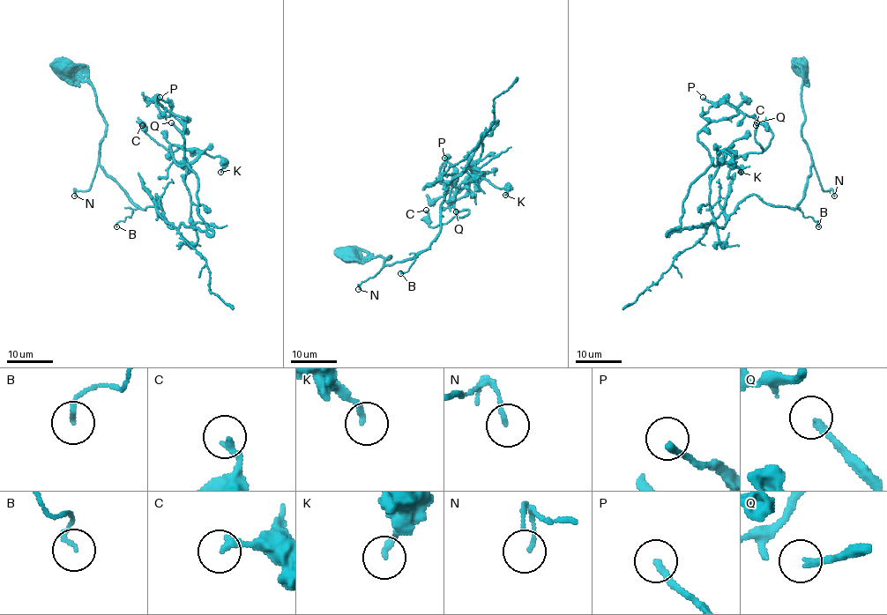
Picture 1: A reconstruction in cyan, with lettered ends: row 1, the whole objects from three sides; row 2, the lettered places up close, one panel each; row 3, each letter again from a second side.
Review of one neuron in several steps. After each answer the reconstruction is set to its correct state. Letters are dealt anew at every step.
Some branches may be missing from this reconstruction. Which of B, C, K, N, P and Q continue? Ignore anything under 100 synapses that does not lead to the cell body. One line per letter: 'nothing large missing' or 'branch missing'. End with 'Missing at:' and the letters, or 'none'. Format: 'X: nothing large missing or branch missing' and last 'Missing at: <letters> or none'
B: nothing large missing
C: nothing large missing
K: nothing large missing
N: nothing large missing
P: nothing large missing
Q: nothing large missing
Missing at: none

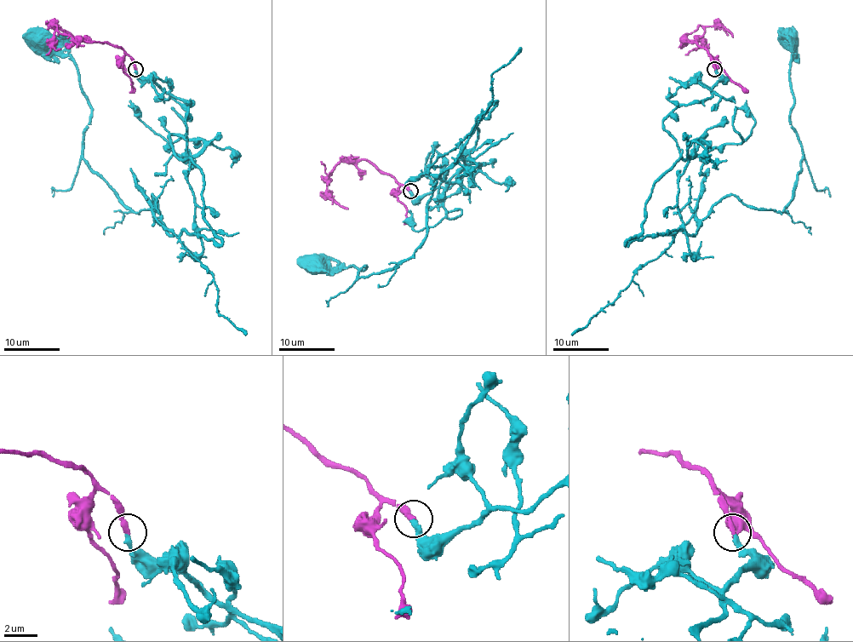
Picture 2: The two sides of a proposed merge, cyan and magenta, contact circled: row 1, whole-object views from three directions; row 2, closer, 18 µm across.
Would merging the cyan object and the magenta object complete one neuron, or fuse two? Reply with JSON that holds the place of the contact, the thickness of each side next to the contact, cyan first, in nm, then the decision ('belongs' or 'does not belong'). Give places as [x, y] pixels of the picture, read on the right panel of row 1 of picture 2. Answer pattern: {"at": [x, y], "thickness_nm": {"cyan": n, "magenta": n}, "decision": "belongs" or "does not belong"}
{"at": [714, 69], "thickness_nm": {"cyan": 280, "magenta": 320}, "decision": "belongs"}

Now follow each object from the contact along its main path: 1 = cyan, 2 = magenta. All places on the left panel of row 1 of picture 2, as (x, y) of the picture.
1: (136, 69), (193, 104), (213, 238), (171, 235), (152, 195), (123, 203), (83, 157), (77, 66), (38, 41)
2: (136, 69), (132, 60), (119, 47), (73, 40), (52, 25), (59, 25), (73, 37)

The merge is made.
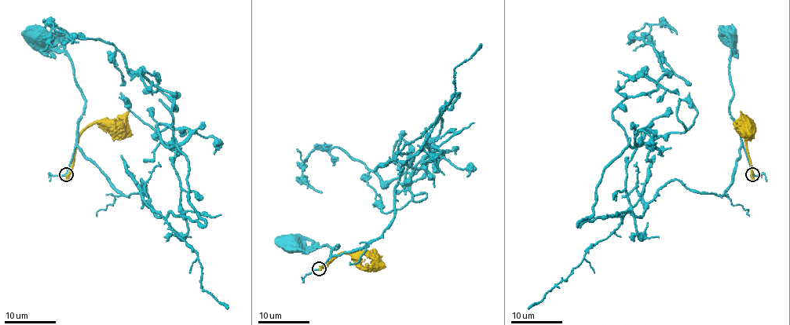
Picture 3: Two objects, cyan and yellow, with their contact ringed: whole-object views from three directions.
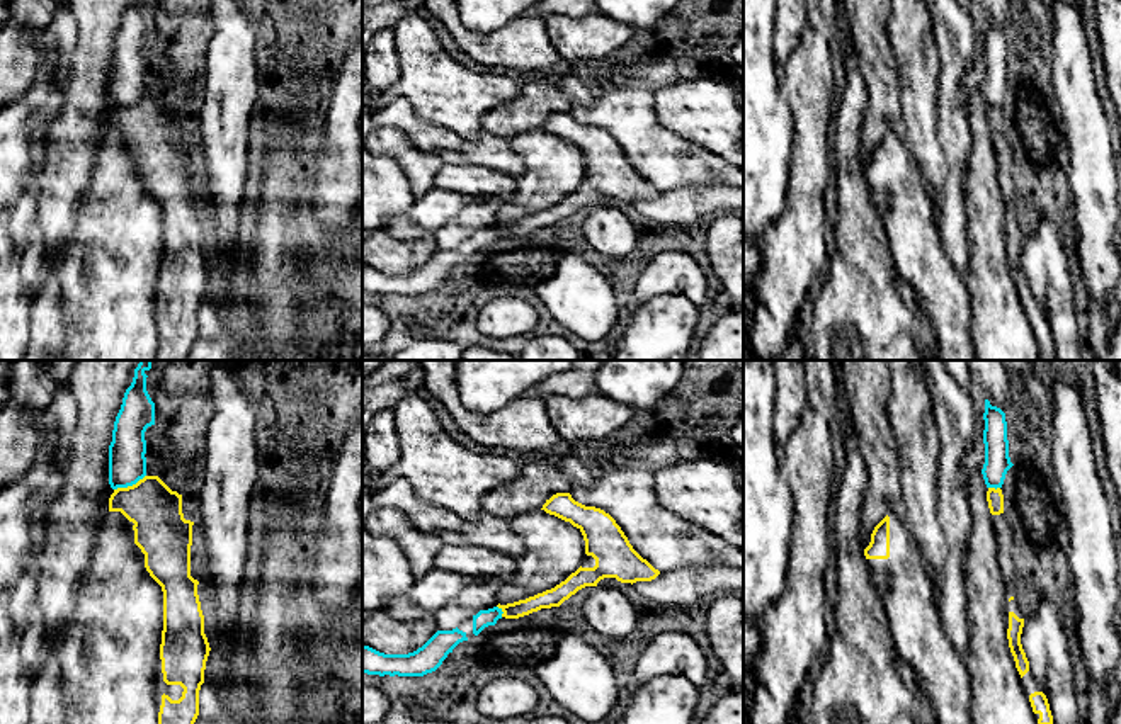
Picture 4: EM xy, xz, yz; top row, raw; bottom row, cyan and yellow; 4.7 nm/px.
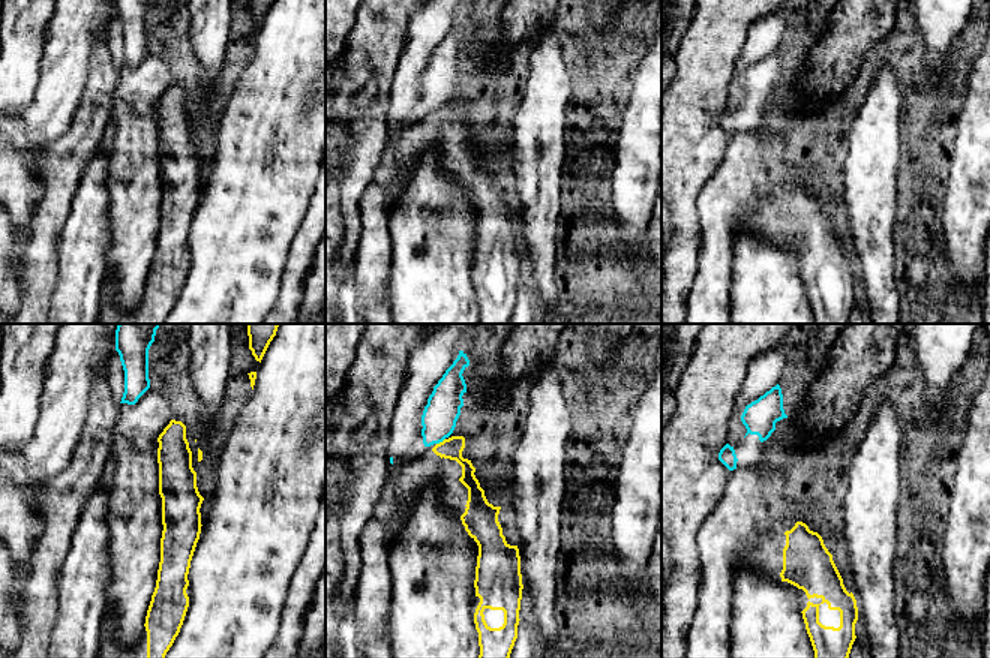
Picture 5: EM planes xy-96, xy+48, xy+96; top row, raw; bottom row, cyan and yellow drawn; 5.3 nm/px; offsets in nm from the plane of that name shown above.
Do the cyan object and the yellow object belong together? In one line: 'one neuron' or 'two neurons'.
two neurons

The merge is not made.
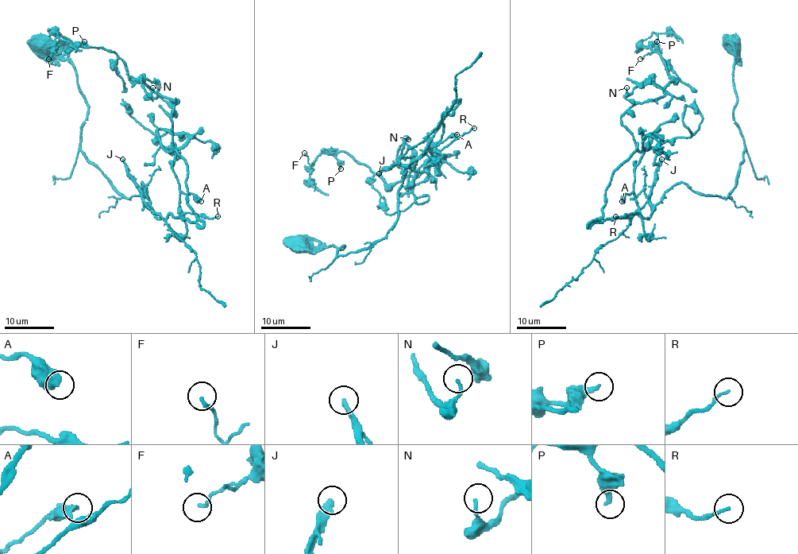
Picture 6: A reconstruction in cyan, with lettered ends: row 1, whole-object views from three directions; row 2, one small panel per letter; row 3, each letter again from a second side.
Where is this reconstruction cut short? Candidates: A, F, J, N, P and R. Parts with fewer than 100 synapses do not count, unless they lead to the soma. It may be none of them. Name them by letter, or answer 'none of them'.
J

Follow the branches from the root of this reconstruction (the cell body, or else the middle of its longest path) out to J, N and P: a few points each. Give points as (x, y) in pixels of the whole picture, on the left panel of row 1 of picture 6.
J: (40, 46), (75, 68), (88, 107), (80, 152), (128, 199), (141, 195), (142, 183), (148, 205), (122, 159)
N: (40, 46), (75, 68), (80, 152), (128, 199), (142, 183), (157, 217), (195, 221), (178, 101), (152, 87)
P: (40, 46), (75, 68), (80, 152), (128, 199), (142, 183), (157, 217), (195, 221), (178, 101), (84, 41)

